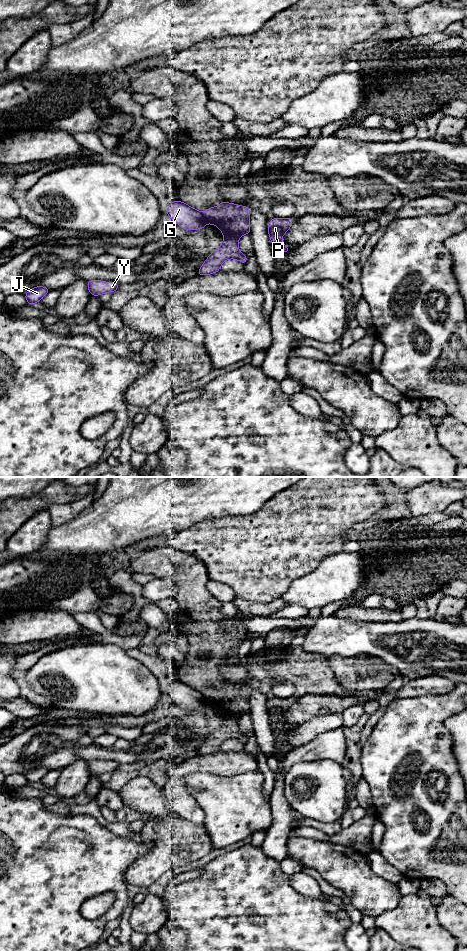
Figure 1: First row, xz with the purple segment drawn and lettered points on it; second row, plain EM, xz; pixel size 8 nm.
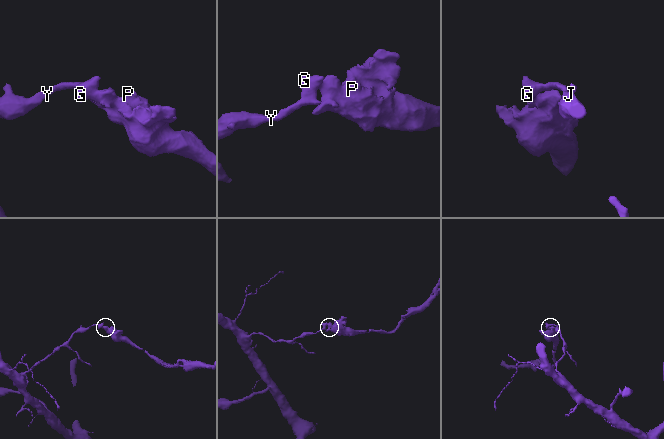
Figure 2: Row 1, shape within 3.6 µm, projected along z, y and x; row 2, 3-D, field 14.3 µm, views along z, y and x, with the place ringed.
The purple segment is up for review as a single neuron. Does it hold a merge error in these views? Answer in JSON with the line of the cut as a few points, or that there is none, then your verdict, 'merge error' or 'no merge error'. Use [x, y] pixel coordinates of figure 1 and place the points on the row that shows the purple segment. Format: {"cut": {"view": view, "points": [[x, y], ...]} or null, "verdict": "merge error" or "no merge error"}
{"cut": {"view": "xz", "points": [[202, 213], [206, 222]]}, "verdict": "merge error"}

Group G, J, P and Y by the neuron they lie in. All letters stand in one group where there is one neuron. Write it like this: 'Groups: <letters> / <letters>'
Groups: G J Y / P

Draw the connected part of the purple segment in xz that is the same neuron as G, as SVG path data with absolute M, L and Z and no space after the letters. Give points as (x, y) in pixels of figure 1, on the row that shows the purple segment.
M179 200L170 203L166 214L186 230L204 229L206 224L202 212Z

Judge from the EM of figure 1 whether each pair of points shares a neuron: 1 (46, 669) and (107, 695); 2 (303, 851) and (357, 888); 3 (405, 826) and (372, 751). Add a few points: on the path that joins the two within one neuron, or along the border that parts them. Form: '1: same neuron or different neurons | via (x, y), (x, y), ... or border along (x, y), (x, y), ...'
1: same neuron | via (61, 673), (69, 678), (92, 680)
2: same neuron | via (316, 854), (326, 857), (344, 875)
3: same neuron | via (399, 807), (389, 796), (387, 770)

